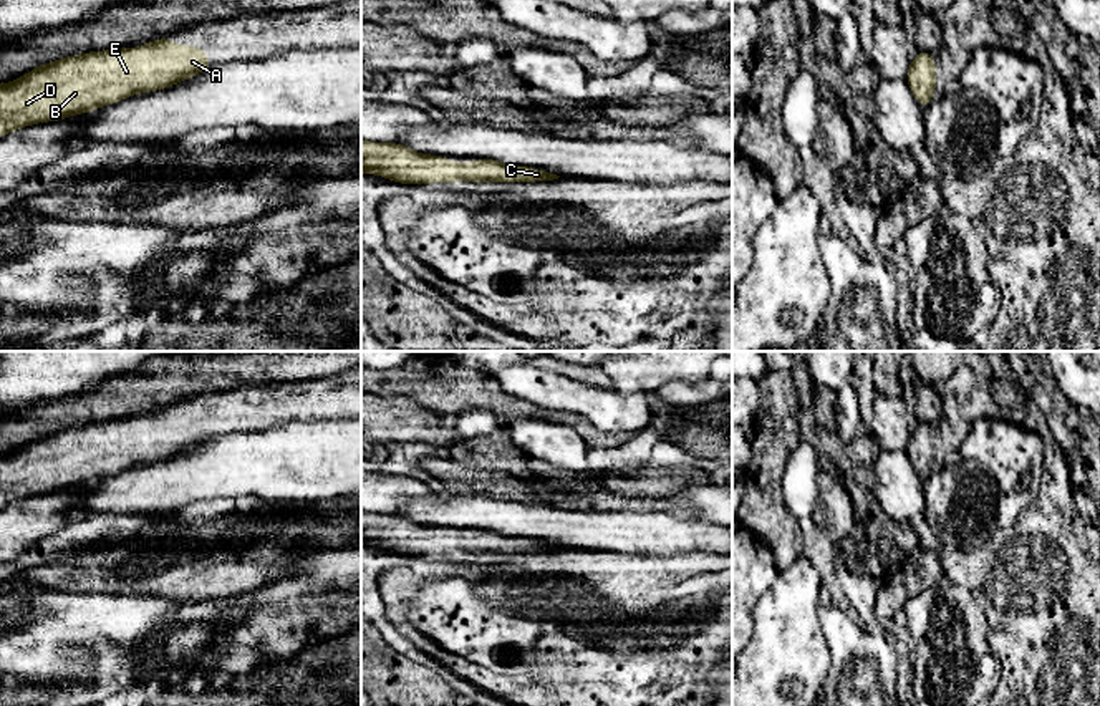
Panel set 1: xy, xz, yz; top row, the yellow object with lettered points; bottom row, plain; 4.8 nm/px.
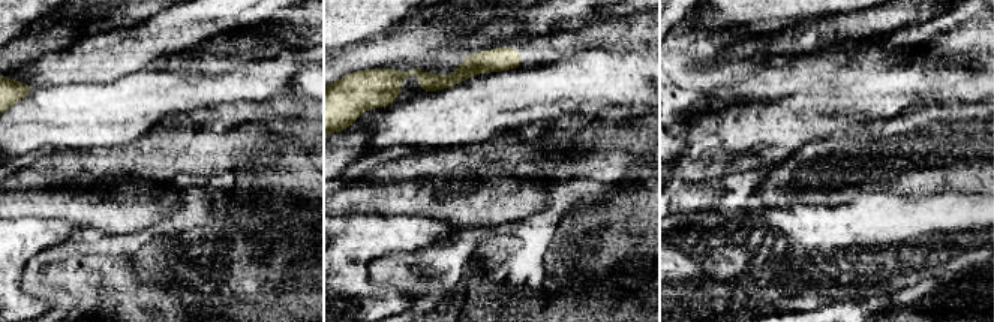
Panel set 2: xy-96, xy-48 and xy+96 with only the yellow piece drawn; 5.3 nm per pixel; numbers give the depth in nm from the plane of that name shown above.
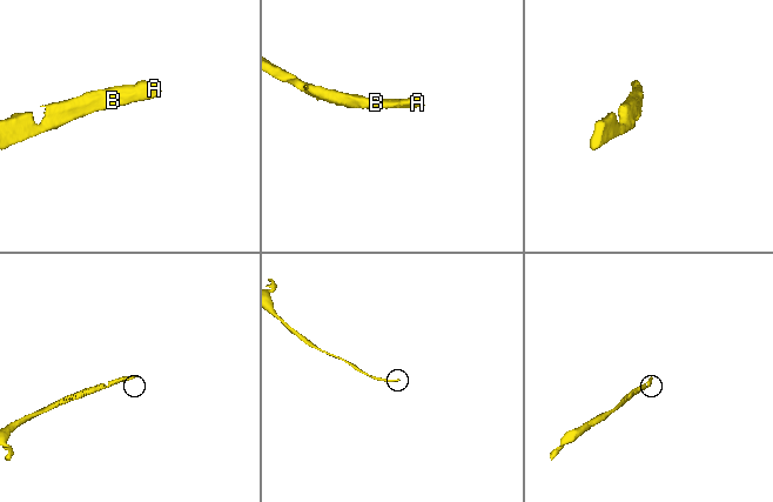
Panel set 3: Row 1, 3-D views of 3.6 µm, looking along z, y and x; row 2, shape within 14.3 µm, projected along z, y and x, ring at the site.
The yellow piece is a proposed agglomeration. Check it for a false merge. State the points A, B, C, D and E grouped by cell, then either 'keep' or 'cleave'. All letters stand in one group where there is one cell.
groups A B C D E; keep

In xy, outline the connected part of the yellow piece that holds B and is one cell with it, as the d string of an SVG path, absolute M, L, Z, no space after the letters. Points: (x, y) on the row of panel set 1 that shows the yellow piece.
M167 36L144 43L138 50L114 48L81 53L40 65L20 80L0 85L0 138L27 124L58 121L131 94L172 86L210 68L204 48L179 46Z

